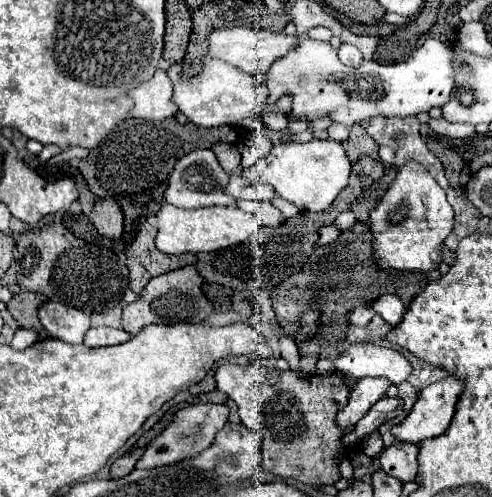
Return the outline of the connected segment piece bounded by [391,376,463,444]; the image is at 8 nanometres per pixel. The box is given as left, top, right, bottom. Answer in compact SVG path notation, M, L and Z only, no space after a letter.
M447 376L441 382L435 382L435 384L427 386L425 390L421 390L419 398L417 398L415 406L411 408L411 412L407 414L407 418L391 428L391 434L395 436L395 440L419 444L423 440L429 440L429 438L443 434L449 428L451 418L455 414L455 404L457 404L459 392L463 392L463 380L455 380L451 376Z

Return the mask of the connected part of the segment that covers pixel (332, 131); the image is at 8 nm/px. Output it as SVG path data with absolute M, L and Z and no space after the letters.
M331 124L329 126L329 138L337 140L337 142L343 142L349 138L349 128L343 126L343 124Z

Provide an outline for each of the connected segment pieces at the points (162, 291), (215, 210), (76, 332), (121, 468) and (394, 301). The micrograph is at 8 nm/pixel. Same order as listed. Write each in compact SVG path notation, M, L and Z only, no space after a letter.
M185 266L169 274L155 276L141 292L141 296L123 310L123 330L135 336L147 324L173 324L181 320L203 322L213 312L213 304L203 296L201 284L203 278L197 274L193 266Z
M163 204L157 214L157 220L159 220L157 248L167 254L215 252L245 242L249 236L253 236L253 232L261 228L261 222L253 214L243 212L237 206L209 206L197 210L185 210L171 204Z
M43 304L39 310L39 318L53 338L69 344L83 344L83 336L89 330L89 316L65 304Z
M135 448L133 452L129 452L129 454L121 456L119 460L115 460L115 462L111 464L109 478L123 478L123 476L127 476L127 474L135 468L137 460L141 458L141 454L143 454L143 448Z
M384 294L377 298L377 300L374 300L372 304L372 307L377 307L377 311L381 311L376 313L383 320L389 320L391 326L397 326L401 322L403 314L405 314L405 306L403 306L403 302L396 295Z

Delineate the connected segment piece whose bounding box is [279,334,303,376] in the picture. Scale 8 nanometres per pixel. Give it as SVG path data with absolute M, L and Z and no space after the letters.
M283 334L281 340L279 340L279 348L281 348L281 356L289 362L291 370L293 370L297 376L303 376L303 372L301 372L301 368L299 368L299 350L297 350L293 338L287 336L287 334Z

